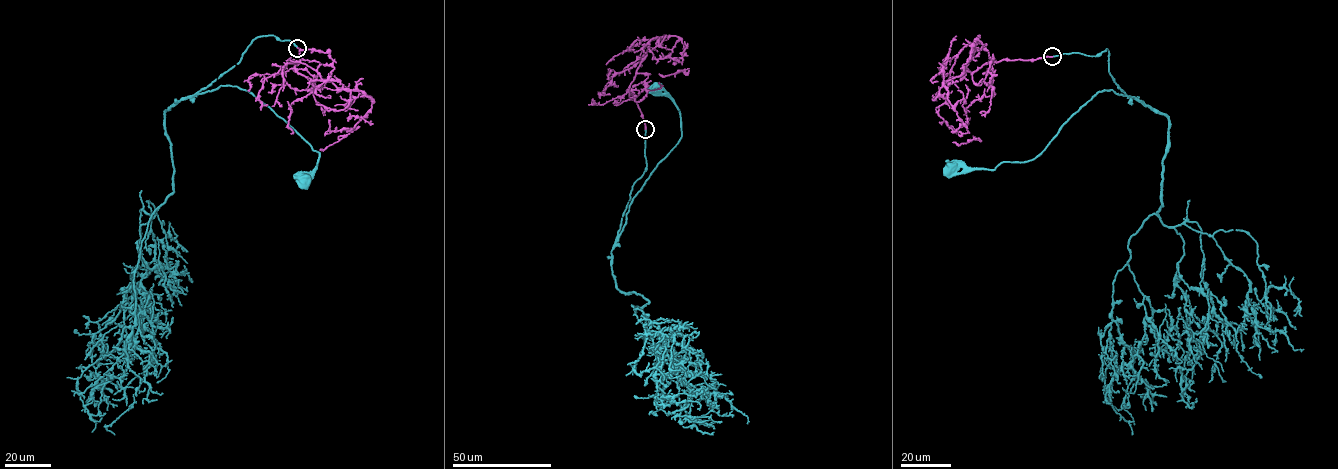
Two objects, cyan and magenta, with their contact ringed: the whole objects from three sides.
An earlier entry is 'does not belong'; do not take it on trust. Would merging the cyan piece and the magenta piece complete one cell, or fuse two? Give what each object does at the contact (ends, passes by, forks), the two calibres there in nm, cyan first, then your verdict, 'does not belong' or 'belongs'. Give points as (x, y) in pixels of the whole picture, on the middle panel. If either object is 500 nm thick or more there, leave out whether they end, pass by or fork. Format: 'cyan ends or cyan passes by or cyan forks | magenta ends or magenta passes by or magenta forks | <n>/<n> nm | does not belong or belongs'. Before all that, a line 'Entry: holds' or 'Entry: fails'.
Entry: fails
cyan ends | magenta ends | 240/200 nm | belongs

